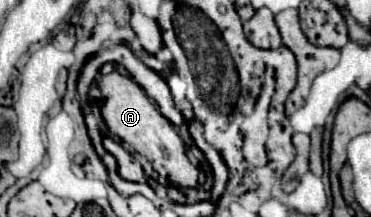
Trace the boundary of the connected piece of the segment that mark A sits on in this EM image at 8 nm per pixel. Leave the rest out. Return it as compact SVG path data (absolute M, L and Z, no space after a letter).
M113 71L109 75L103 75L99 81L101 97L103 97L103 119L113 135L117 135L125 145L135 149L139 155L143 155L155 171L169 179L177 187L195 187L199 179L199 169L189 161L185 143L177 135L171 121L167 121L155 101L147 97L147 93L137 85L131 77L121 75L119 71Z

